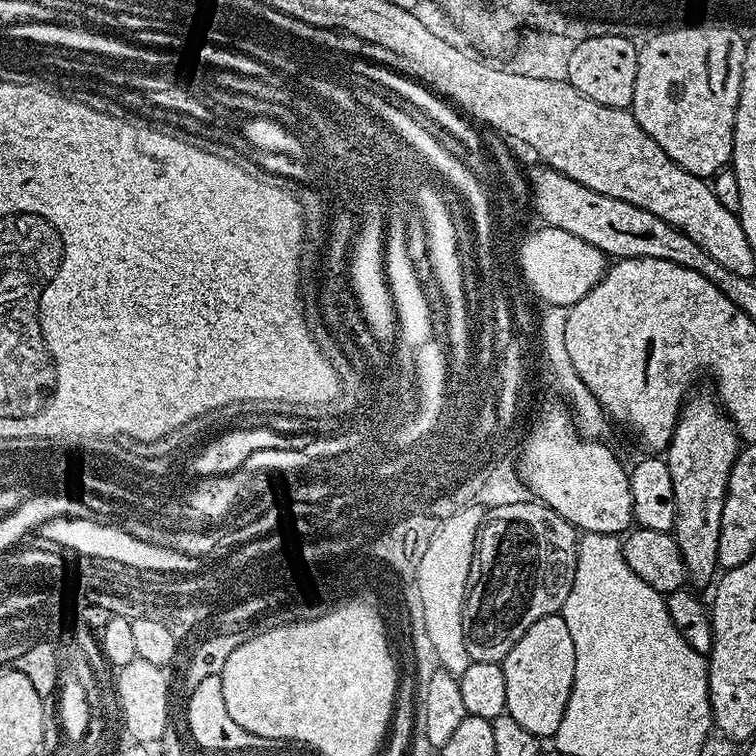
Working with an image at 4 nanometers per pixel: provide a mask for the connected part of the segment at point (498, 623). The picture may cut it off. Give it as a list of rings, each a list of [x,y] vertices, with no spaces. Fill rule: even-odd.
[[[530,503],[502,507],[488,515],[478,531],[484,535],[484,544],[476,544],[480,551],[480,584],[476,584],[472,600],[468,600],[468,620],[462,622],[462,628],[468,628],[466,654],[471,662],[500,664],[506,654],[514,650],[514,642],[518,642],[538,618],[557,615],[563,609],[574,582],[578,532],[569,520],[543,503],[537,507]]]

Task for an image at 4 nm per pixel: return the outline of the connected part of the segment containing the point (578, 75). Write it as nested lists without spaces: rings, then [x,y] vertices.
[[[600,36],[578,42],[568,62],[568,83],[583,96],[611,108],[629,109],[632,105],[634,82],[637,81],[639,47],[622,36]]]

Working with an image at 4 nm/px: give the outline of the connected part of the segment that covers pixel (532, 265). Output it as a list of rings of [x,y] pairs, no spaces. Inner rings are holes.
[[[540,226],[524,241],[519,248],[523,251],[524,269],[534,286],[533,294],[545,305],[572,307],[586,296],[604,276],[608,269],[608,260],[603,252],[590,246],[584,239],[561,228]]]

